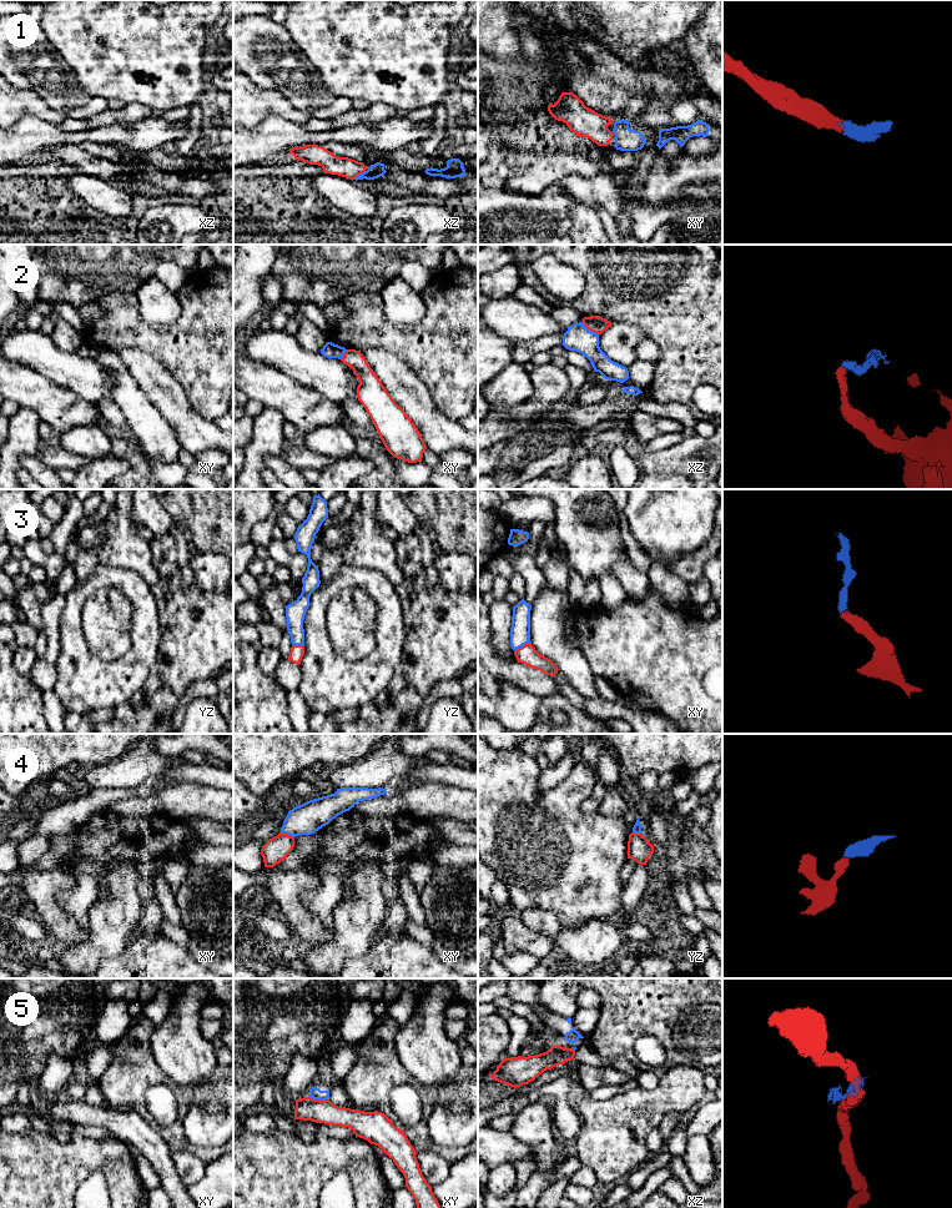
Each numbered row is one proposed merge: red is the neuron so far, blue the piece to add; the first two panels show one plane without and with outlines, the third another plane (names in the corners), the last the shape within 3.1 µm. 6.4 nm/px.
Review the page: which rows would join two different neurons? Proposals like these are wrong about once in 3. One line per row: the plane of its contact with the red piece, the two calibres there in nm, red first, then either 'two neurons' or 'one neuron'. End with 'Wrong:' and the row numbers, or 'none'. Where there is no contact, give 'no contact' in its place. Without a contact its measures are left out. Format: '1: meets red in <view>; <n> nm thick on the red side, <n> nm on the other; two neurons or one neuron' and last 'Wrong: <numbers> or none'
1: meets red in xz; 130 nm thick on the red side, 90 nm on the other; one neuron
2: meets red in xz; 110 nm thick on the red side, 170 nm on the other; two neurons
3: meets red in xy; 120 nm thick on the red side, 130 nm on the other; one neuron
4: meets red in xy; 160 nm thick on the red side, 200 nm on the other; one neuron
5: meets red in xy; 150 nm thick on the red side, 80 nm on the other; two neurons
Wrong: 2, 5

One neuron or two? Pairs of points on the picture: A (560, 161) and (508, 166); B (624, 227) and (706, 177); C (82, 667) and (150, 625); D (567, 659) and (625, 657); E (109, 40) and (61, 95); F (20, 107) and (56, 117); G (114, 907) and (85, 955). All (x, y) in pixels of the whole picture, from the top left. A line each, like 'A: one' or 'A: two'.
A: one
B: two
C: one
D: two
E: two
F: one
G: one

